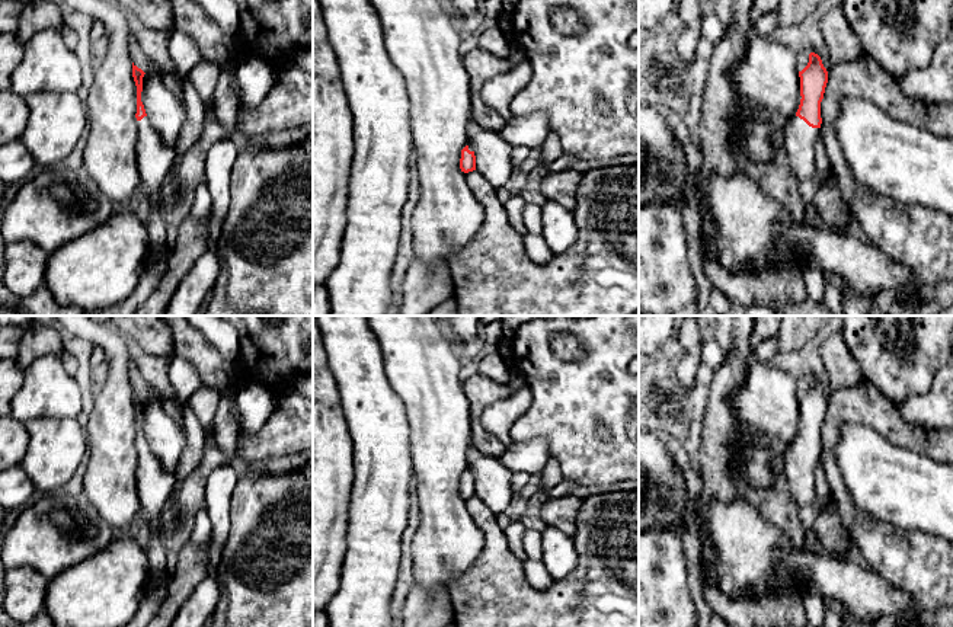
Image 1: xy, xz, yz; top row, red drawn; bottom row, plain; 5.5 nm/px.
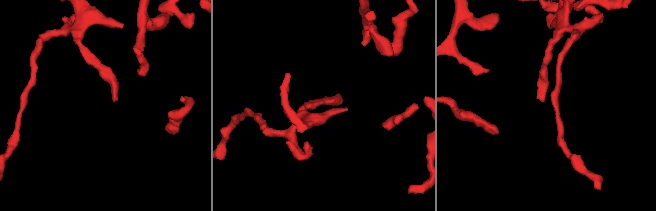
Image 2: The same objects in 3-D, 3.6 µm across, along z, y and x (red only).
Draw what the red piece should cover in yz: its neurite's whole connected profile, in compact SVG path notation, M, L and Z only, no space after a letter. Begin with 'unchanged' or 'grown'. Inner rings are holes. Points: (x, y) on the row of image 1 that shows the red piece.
grown | M809 54L809 63L799 77L802 99L784 129L783 151L803 202L812 202L816 193L815 143L821 135L821 102L828 83L828 71L818 54Z

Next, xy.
grown | M132 63L132 77L137 86L135 118L138 138L135 144L135 153L141 177L140 188L151 199L151 217L147 224L150 250L144 266L148 268L160 255L169 252L167 233L160 217L160 192L163 180L178 157L178 147L176 144L164 144L147 118L144 105L141 102L144 74L145 73Z

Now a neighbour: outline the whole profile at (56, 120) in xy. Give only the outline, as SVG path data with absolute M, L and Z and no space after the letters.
M35 92L25 103L28 124L19 140L35 166L47 169L63 163L87 128L86 105L73 92Z

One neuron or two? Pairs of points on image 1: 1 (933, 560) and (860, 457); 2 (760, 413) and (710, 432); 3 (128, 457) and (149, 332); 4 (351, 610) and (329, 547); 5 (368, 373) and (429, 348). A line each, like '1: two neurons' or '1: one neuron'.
1: two neurons
2: two neurons
3: two neurons
4: two neurons
5: two neurons

